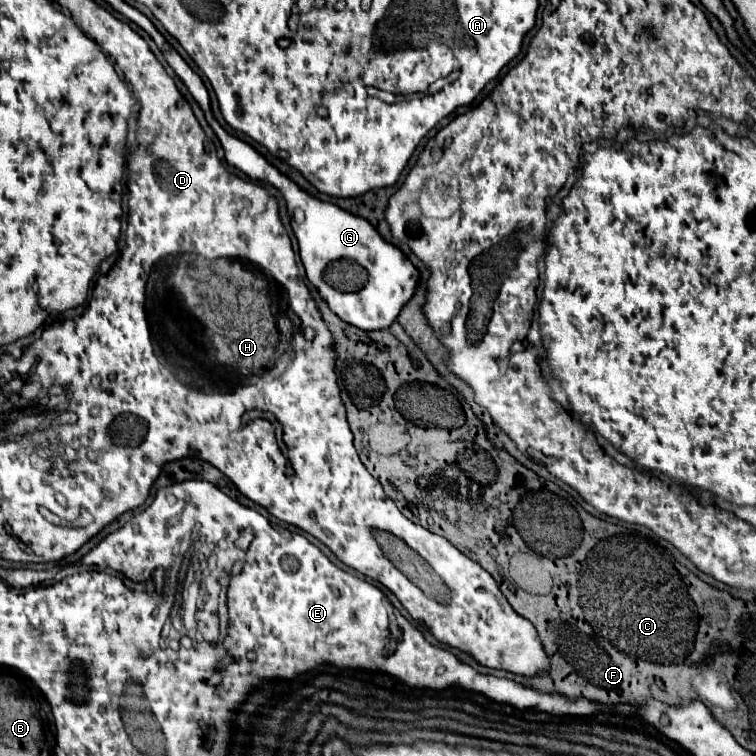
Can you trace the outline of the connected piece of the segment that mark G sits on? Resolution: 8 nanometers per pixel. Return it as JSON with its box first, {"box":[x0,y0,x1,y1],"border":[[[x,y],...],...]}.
{"box":[165,49,419,331],"border":[[[169,49],[165,53],[165,59],[167,63],[173,67],[173,71],[179,75],[179,79],[185,83],[185,87],[189,89],[189,93],[193,95],[193,99],[199,103],[199,107],[205,111],[205,119],[207,123],[211,125],[211,129],[215,131],[217,139],[221,141],[223,149],[225,149],[225,159],[229,165],[235,165],[239,171],[243,171],[249,179],[255,179],[255,181],[265,181],[269,185],[273,185],[285,199],[287,203],[287,211],[293,209],[291,213],[291,227],[293,227],[293,233],[299,241],[299,251],[301,251],[301,261],[305,265],[305,273],[307,273],[307,279],[311,281],[313,287],[317,287],[319,295],[327,301],[329,309],[339,317],[339,319],[345,319],[345,323],[349,325],[355,325],[355,327],[361,327],[365,331],[371,331],[371,329],[387,329],[399,315],[401,307],[411,299],[413,291],[415,291],[415,285],[417,285],[417,279],[419,279],[419,273],[417,269],[405,259],[405,255],[401,253],[401,249],[397,249],[395,245],[389,245],[381,239],[381,235],[375,231],[375,227],[361,219],[361,217],[355,217],[343,209],[339,209],[337,205],[333,203],[325,203],[325,201],[319,201],[315,199],[313,195],[309,195],[307,191],[303,191],[297,183],[293,183],[289,177],[285,177],[283,173],[279,173],[261,153],[257,153],[249,143],[229,135],[219,123],[217,119],[213,117],[211,113],[211,105],[209,105],[209,95],[207,95],[207,89],[201,81],[201,77],[181,59],[181,55],[173,49]]]}

